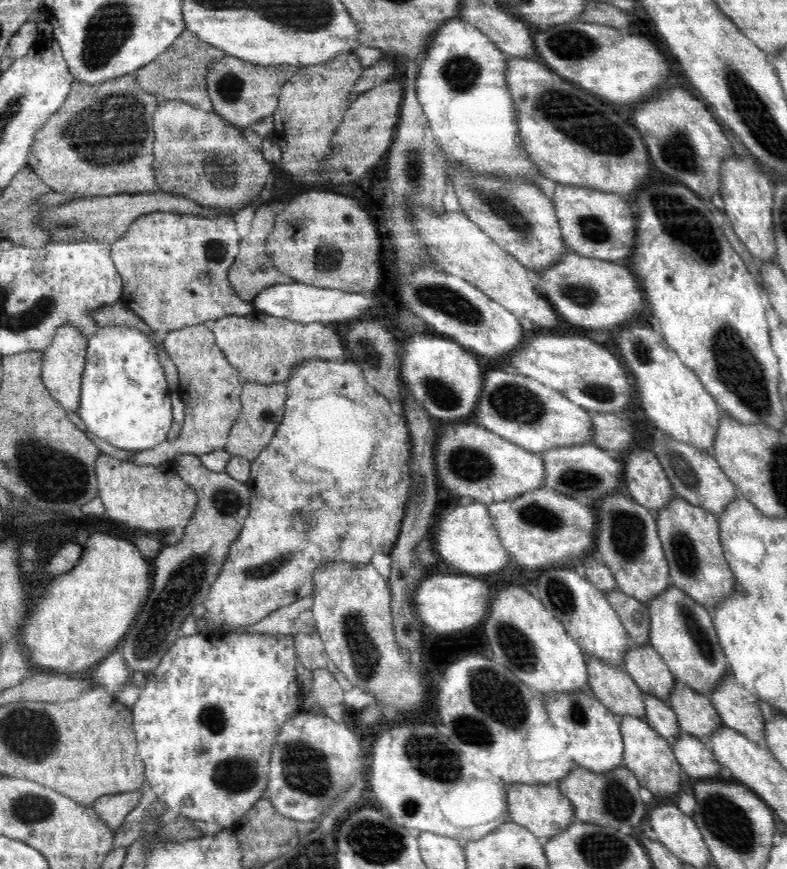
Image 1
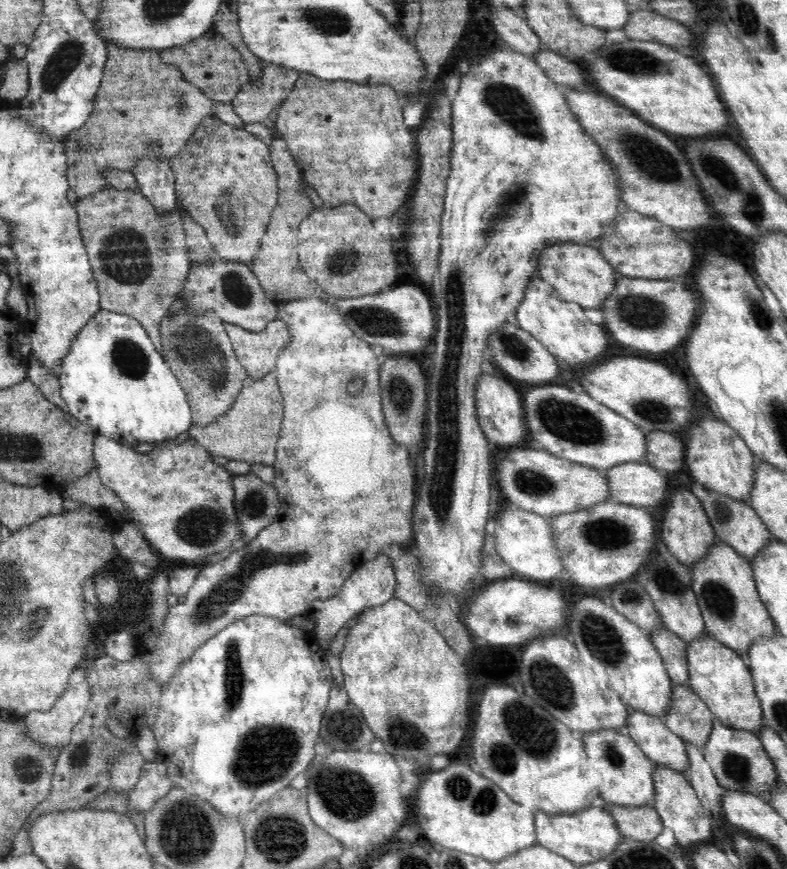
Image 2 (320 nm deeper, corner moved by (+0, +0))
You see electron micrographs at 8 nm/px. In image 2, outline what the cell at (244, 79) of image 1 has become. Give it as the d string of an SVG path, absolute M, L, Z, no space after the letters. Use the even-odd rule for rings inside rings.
M262 63L262 74L260 74L260 78L258 78L256 82L248 80L248 82L240 88L240 92L231 100L232 105L234 105L234 111L236 111L236 114L238 114L245 123L262 123L265 118L270 116L270 112L272 112L274 108L278 108L283 100L288 98L300 75L300 72L289 69L288 67Z

